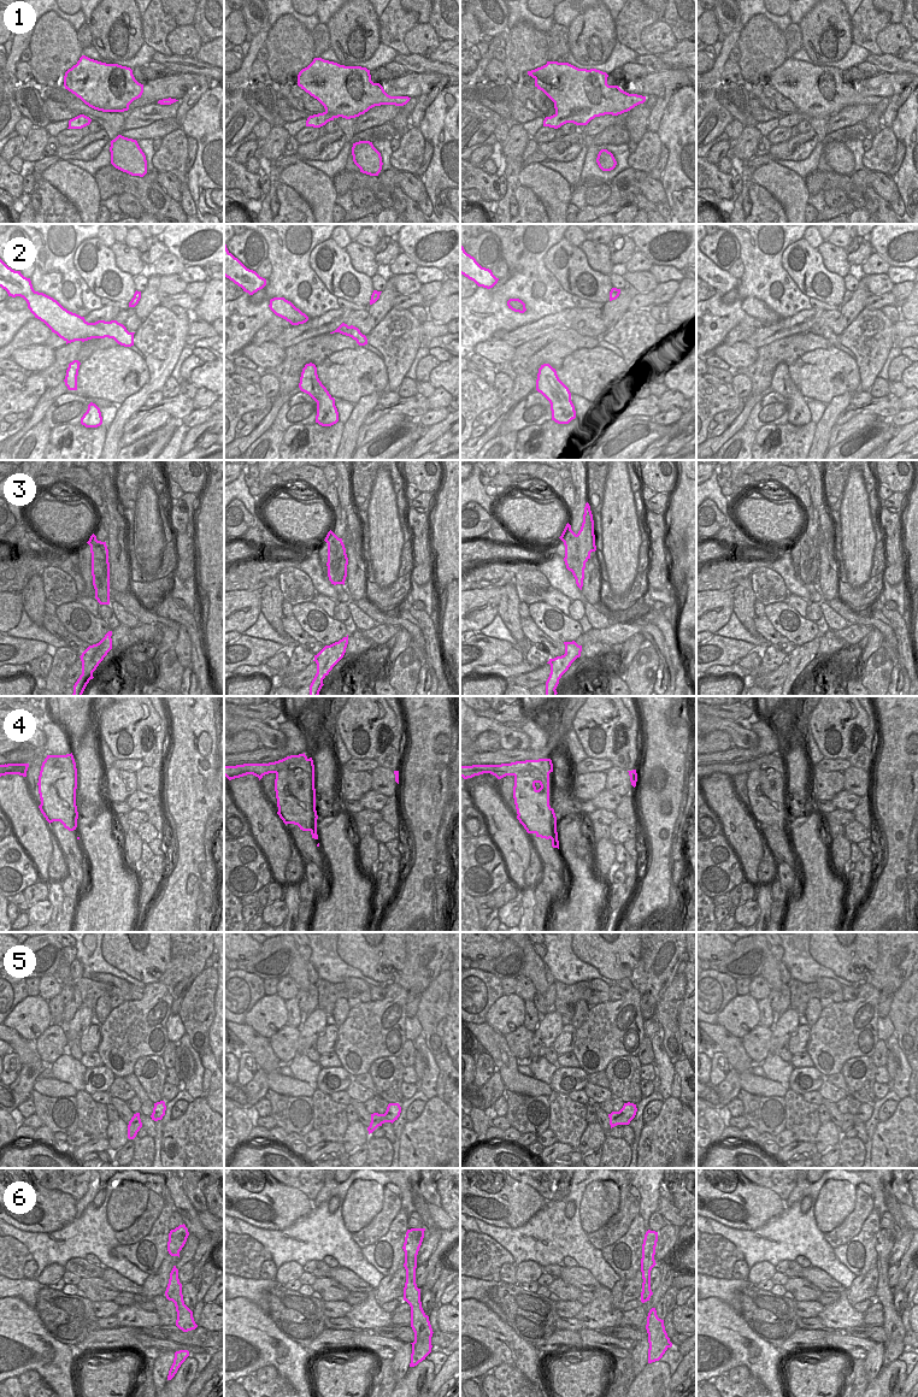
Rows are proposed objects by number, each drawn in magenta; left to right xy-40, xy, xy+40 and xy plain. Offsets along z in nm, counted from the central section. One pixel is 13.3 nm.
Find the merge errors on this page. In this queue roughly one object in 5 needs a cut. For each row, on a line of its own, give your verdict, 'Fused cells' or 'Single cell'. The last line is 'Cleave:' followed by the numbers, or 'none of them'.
1: Single cell
2: Single cell
3: Fused cells
4: Fused cells
5: Single cell
6: Single cell
Cleave: 3, 4.

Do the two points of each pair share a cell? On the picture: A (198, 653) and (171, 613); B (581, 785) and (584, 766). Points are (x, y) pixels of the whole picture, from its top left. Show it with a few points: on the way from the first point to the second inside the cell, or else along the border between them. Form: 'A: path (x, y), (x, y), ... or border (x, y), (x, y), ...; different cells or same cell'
A: path (198, 642), (195, 631), (182, 618); same cell
B: border (605, 771), (589, 771), (571, 776); different cells

